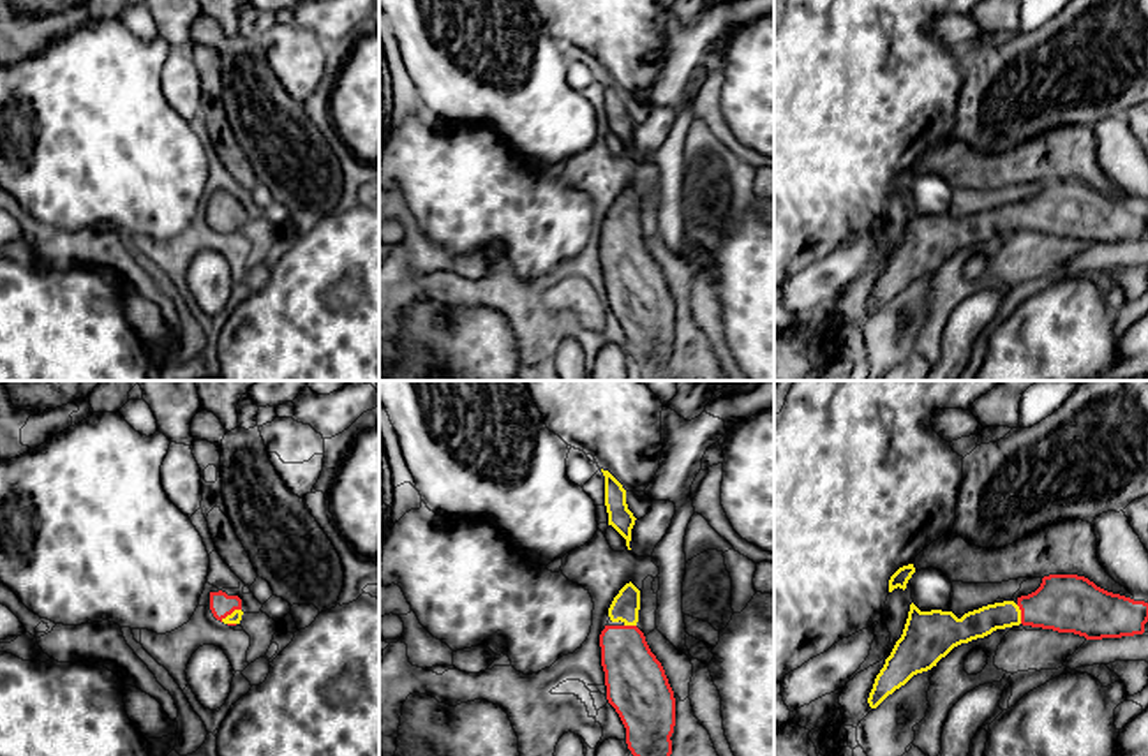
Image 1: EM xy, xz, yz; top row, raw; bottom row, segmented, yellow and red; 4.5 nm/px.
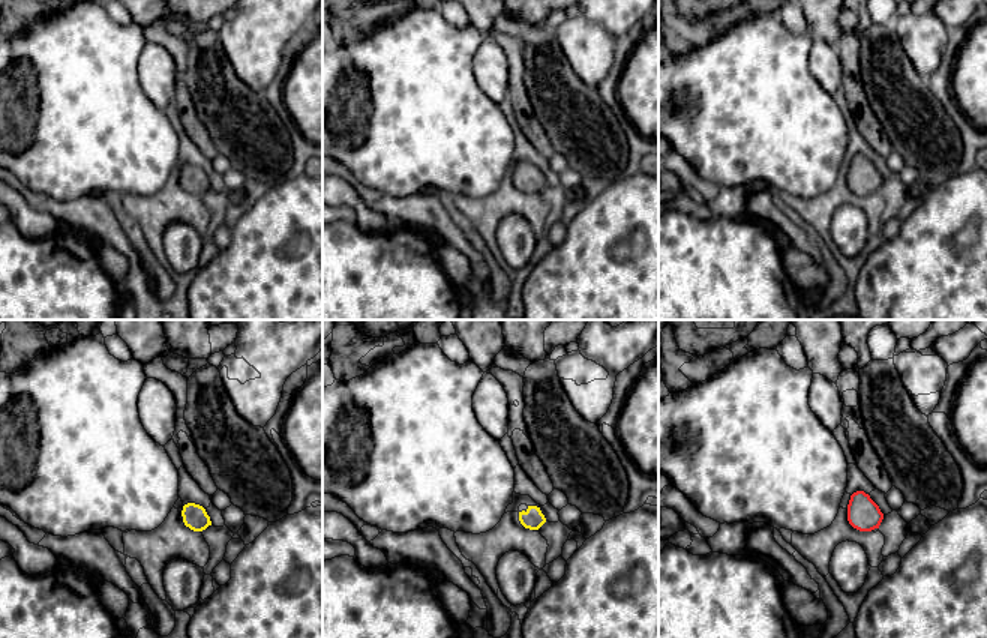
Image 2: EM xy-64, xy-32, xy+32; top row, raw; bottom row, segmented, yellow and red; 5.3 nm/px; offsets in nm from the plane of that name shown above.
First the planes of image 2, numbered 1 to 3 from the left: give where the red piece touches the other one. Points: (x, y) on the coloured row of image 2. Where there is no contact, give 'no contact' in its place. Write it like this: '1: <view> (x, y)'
1: no contact
2: no contact
3: no contact

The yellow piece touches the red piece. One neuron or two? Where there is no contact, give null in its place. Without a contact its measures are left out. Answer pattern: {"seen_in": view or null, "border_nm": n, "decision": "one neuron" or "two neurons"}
{"seen_in": "xy", "border_nm": 110, "decision": "one neuron"}

